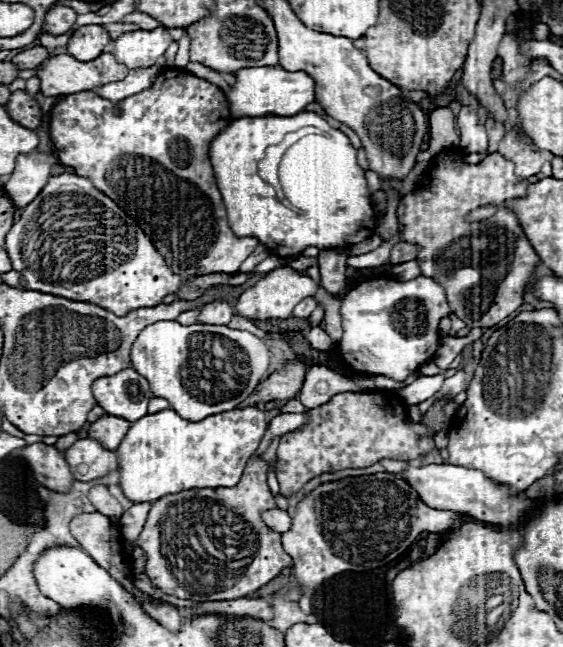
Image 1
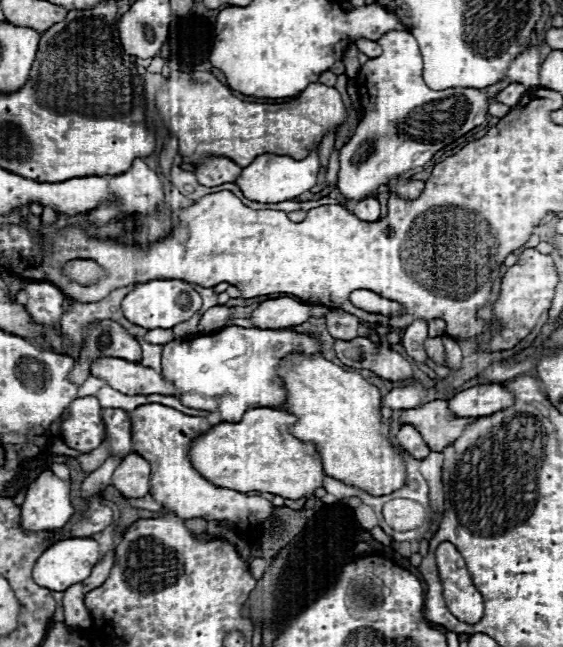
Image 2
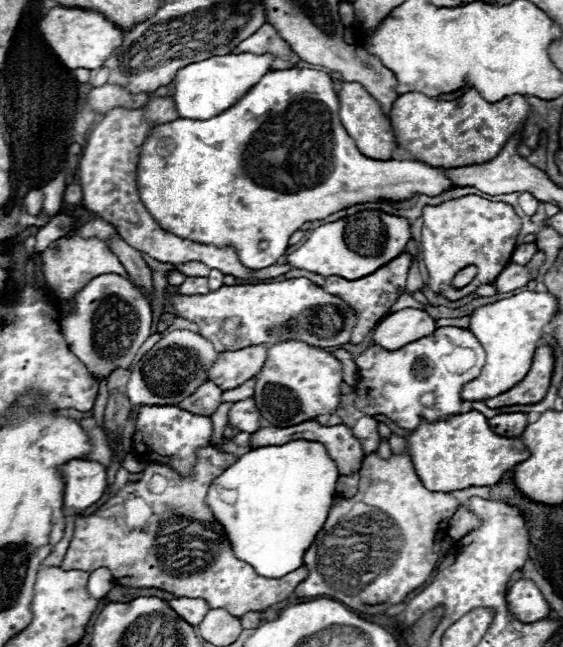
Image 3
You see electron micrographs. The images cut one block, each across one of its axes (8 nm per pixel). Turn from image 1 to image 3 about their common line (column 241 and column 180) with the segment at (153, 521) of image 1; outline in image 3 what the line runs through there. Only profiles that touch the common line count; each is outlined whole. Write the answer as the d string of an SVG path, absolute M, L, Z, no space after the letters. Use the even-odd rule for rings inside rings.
M202 448L202 452L198 452L194 480L180 480L172 468L148 464L142 472L142 480L134 484L128 482L94 514L76 516L74 538L60 568L84 572L108 568L120 586L160 588L178 598L202 598L210 608L224 608L236 618L246 612L262 612L264 608L282 602L302 580L306 580L308 568L302 566L282 578L258 576L250 564L236 558L226 530L216 522L204 502L214 478L236 460L238 458L228 452ZM156 478L160 478L160 486L152 484ZM140 494L146 501L138 497Z

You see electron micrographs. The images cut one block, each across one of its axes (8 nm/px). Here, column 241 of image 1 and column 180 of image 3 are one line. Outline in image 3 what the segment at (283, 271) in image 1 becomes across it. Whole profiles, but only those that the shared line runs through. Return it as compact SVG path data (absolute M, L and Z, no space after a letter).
M308 278L272 284L222 286L220 290L202 296L176 294L170 296L170 302L178 316L200 326L200 334L214 344L216 352L276 344L278 340L302 340L320 348L342 348L350 342L352 328L358 320L358 314L348 302L324 292Z

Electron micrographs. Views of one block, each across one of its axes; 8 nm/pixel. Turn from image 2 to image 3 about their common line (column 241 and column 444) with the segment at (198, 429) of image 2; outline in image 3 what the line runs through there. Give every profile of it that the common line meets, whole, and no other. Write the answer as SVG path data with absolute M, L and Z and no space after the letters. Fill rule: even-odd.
M376 452L368 454L360 472L358 494L352 498L340 498L336 504L338 506L330 510L326 524L322 526L314 544L304 556L304 564L308 566L308 578L296 586L294 594L298 598L334 598L358 612L364 612L366 606L372 608L374 604L400 604L410 592L414 592L430 580L434 566L438 564L442 528L448 528L448 520L458 510L458 500L452 494L430 492L428 488L424 488L424 484L414 472L408 452L392 454L388 460L380 458ZM354 504L364 504L368 506L368 510L362 518L356 516L348 520L348 514L354 508Z

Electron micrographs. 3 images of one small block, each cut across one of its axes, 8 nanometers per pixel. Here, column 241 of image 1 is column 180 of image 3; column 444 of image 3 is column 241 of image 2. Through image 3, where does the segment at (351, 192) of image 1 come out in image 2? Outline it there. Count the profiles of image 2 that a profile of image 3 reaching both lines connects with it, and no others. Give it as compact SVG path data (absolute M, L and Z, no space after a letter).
M312 150L302 160L294 160L290 156L278 156L278 154L260 154L260 156L256 156L256 160L250 166L246 166L242 170L236 184L240 186L244 196L254 200L254 202L278 204L278 202L284 202L284 200L294 200L300 194L314 188L316 180L318 180L318 172L320 172L318 150Z

